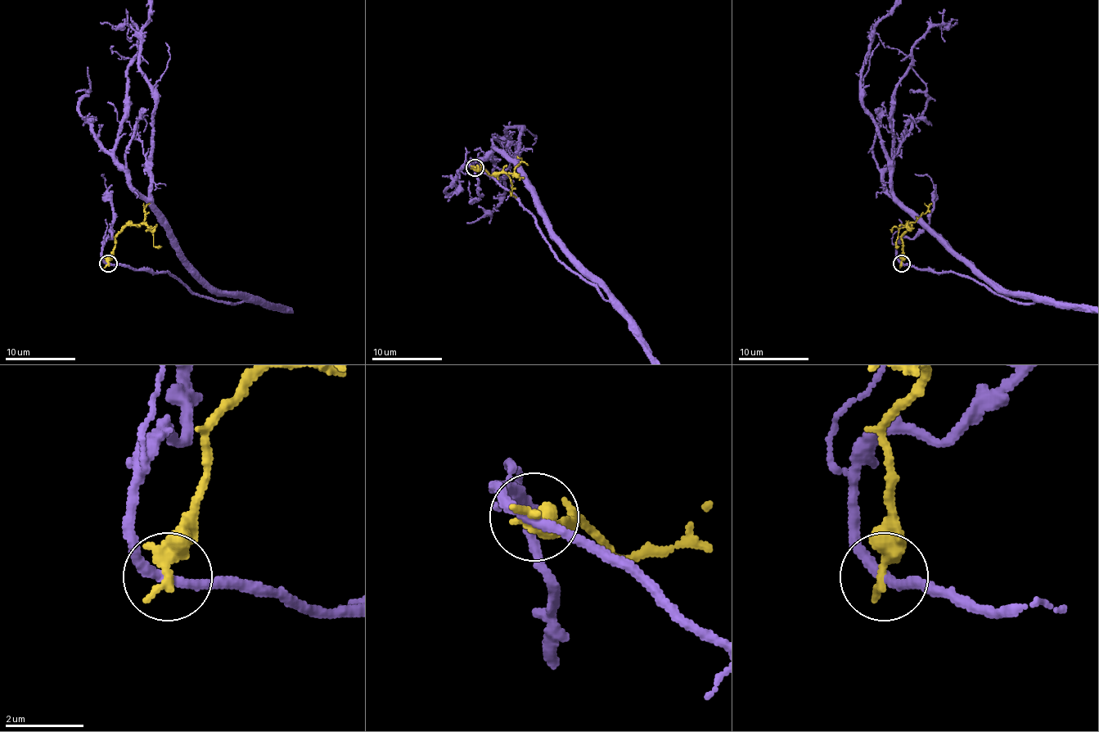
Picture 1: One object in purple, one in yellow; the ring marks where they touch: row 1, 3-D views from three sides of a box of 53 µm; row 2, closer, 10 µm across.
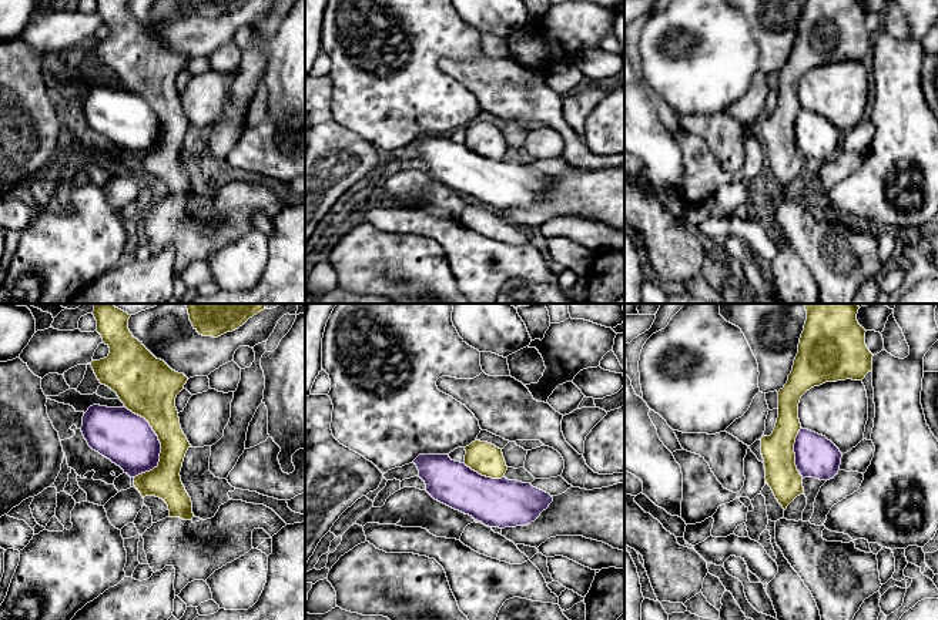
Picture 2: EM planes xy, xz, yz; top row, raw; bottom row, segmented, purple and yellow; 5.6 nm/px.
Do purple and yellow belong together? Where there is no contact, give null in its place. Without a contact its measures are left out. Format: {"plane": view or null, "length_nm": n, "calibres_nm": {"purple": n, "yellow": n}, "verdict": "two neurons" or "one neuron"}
{"plane": "xy", "length_nm": 420, "calibres_nm": {"purple": 300, "yellow": 220}, "verdict": "two neurons"}

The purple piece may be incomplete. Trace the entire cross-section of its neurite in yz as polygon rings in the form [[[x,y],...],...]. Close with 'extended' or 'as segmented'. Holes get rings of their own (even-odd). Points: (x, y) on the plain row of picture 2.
[[[800,110],[794,124],[794,134],[795,147],[803,160],[830,161],[840,151],[842,138],[840,130],[825,117],[808,110]]]; as segmented

